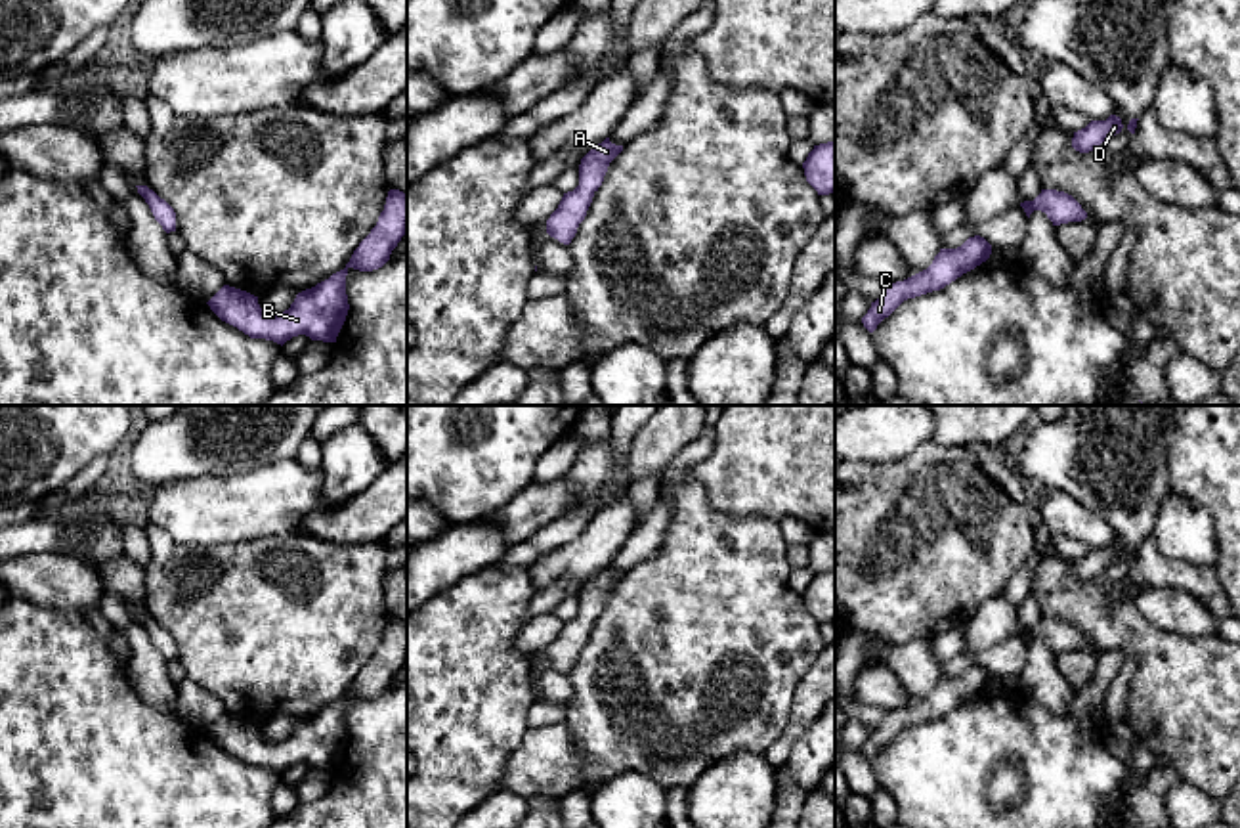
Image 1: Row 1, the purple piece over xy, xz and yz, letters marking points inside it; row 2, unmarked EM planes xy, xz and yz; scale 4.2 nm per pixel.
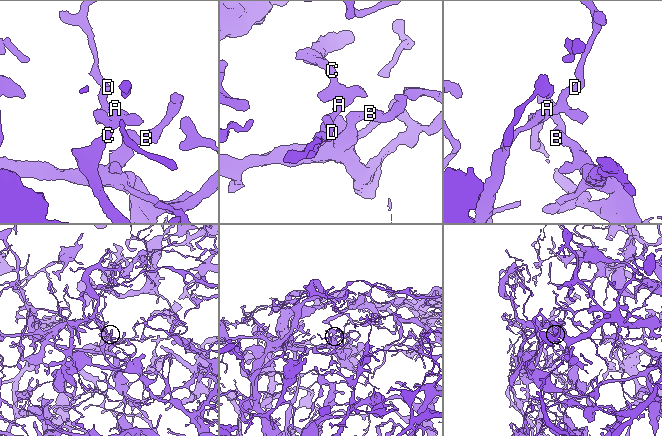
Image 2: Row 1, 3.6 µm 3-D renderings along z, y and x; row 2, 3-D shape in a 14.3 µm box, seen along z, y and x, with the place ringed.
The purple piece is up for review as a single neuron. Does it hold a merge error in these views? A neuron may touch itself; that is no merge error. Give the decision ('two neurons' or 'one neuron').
one neuron

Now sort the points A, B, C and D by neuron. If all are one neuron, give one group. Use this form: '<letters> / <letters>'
A B C D

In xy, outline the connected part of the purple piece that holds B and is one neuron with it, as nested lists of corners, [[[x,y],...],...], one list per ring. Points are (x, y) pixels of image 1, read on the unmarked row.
[[[390,618],[376,654],[353,679],[346,696],[298,721],[283,742],[266,742],[258,732],[258,725],[229,713],[224,713],[206,732],[222,750],[250,767],[266,767],[281,774],[298,763],[336,771],[350,738],[346,723],[348,698],[373,700],[382,696],[405,662],[407,623]]]

